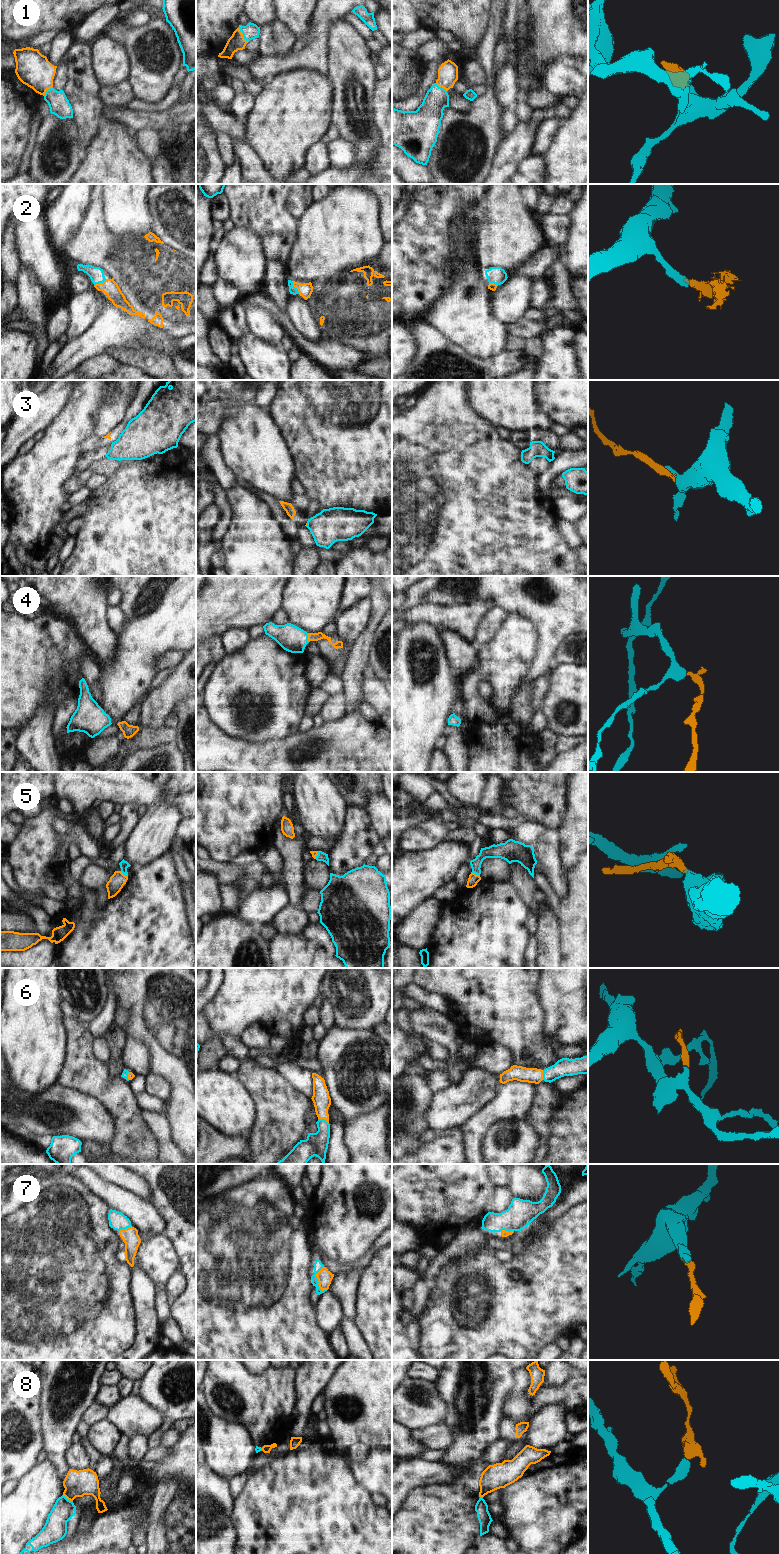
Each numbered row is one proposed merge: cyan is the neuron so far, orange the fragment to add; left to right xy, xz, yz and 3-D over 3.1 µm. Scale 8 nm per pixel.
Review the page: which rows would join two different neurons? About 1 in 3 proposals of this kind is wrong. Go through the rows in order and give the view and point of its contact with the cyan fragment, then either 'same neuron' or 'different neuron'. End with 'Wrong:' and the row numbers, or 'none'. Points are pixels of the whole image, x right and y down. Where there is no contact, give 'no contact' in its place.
1: meets cyan in xz at (243, 35); same neuron
2: meets cyan in xz at (294, 287); same neuron
3: meets cyan in xz at (307, 525); different neuron
4: meets cyan in xz at (307, 637); same neuron
5: meets cyan in yz at (475, 873); same neuron
6: meets cyan in xz at (323, 1119); same neuron
7: meets cyan in xz at (317, 1279); same neuron
8: meets cyan in xy at (66, 1498); different neuron
Wrong: 3, 8

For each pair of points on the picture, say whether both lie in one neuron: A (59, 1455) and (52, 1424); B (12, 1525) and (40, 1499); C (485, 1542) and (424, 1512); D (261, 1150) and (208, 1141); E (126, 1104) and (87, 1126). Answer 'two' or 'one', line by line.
A: one
B: one
C: two
D: two
E: two

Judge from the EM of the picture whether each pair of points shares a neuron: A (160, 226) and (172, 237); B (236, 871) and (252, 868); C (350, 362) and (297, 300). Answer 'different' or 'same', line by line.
A: same
B: same
C: different

